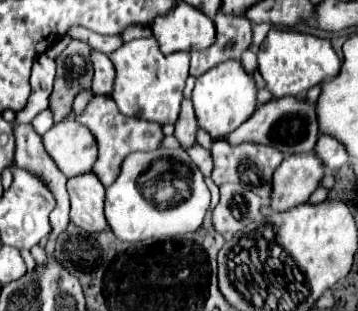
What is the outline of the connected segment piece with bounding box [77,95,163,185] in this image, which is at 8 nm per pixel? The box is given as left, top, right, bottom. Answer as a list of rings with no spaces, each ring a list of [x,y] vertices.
[[[93,95],[93,99],[87,103],[85,111],[81,113],[81,117],[77,121],[95,135],[95,141],[99,147],[99,157],[93,163],[91,171],[99,177],[99,181],[103,185],[111,185],[111,181],[115,181],[115,177],[119,175],[119,165],[121,165],[123,157],[127,157],[133,151],[157,149],[163,139],[161,125],[143,121],[143,119],[135,119],[135,117],[125,117],[123,113],[119,113],[115,101],[107,95]]]

